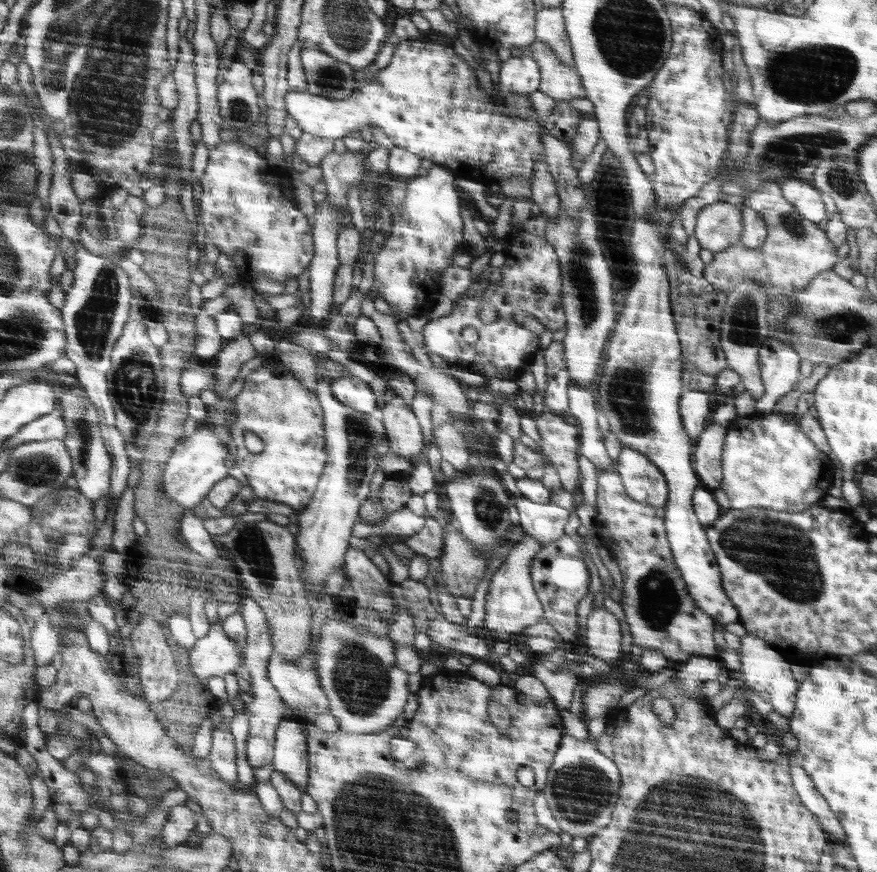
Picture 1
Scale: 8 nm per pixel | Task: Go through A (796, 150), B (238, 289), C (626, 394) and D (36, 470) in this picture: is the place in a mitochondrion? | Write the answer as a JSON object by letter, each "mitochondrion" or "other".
{"A":"mitochondrion","B":"other","C":"mitochondrion","D":"mitochondrion"}

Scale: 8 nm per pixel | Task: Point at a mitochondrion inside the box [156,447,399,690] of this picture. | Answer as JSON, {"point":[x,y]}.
{"point":[252,545]}

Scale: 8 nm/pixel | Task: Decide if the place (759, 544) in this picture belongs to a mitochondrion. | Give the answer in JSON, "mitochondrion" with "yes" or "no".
{"mitochondrion":"yes"}

